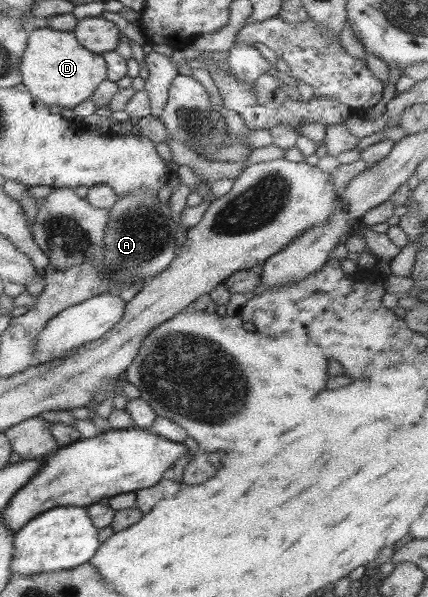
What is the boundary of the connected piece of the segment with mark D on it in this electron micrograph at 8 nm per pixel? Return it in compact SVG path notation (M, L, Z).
M49 27L30 29L19 70L20 83L34 99L47 106L57 104L71 109L89 98L97 85L106 79L106 62L101 55L83 48L73 34Z

